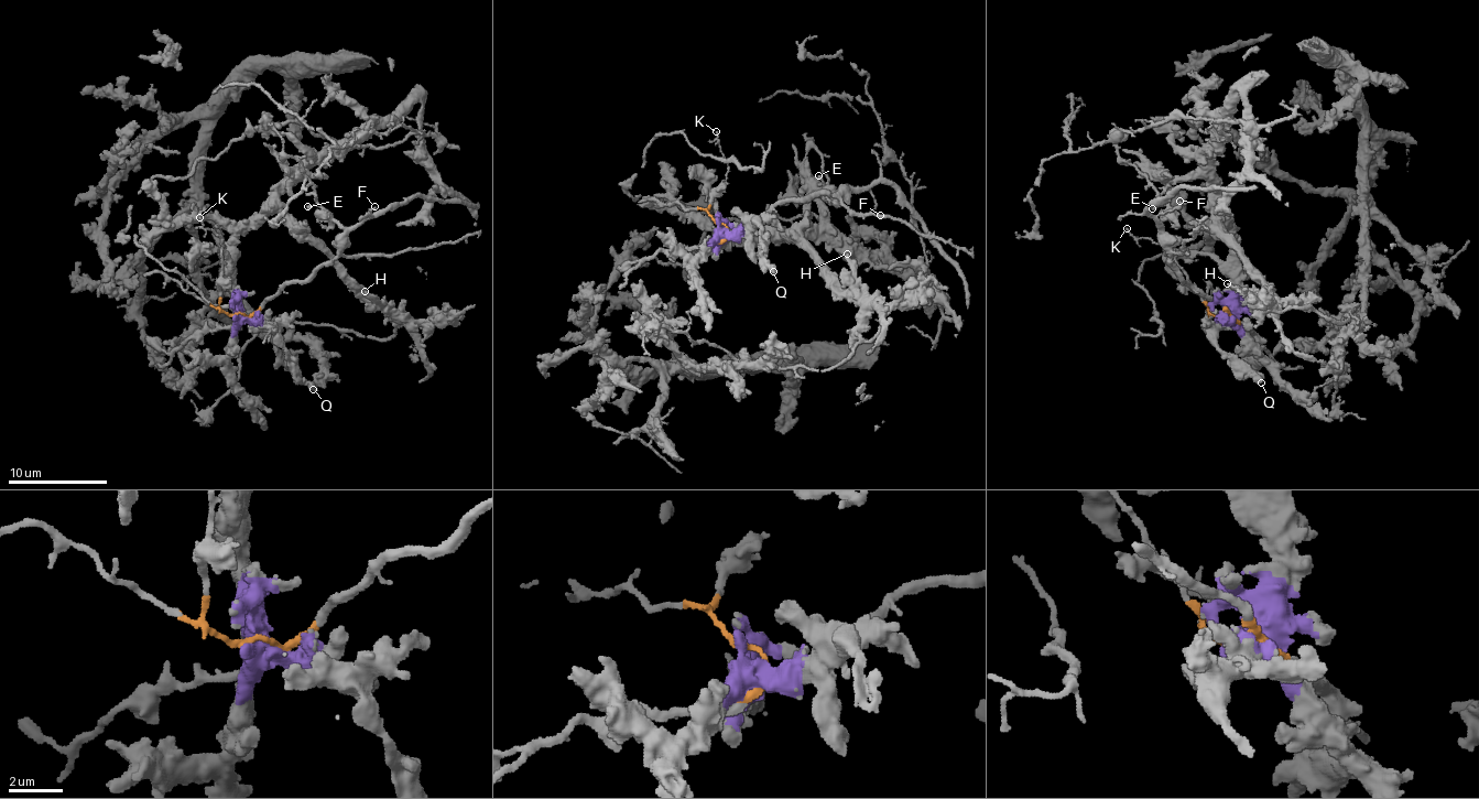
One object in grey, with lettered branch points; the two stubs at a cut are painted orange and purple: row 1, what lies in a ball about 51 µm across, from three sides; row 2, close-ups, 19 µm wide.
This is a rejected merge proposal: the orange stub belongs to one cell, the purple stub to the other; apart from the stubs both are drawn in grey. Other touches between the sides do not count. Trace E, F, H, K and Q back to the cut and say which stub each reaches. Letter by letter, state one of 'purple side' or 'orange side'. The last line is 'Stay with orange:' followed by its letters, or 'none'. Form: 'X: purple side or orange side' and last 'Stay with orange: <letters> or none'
E: orange side
F: orange side
H: purple side
K: orange side
Q: purple side
Stay with orange: E, F, K

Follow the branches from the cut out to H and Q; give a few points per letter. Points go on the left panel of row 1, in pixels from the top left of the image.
H: (236, 314), (236, 241), (275, 213), (366, 290)
Q: (236, 314), (247, 320), (261, 320), (286, 349), (291, 368), (314, 389)

